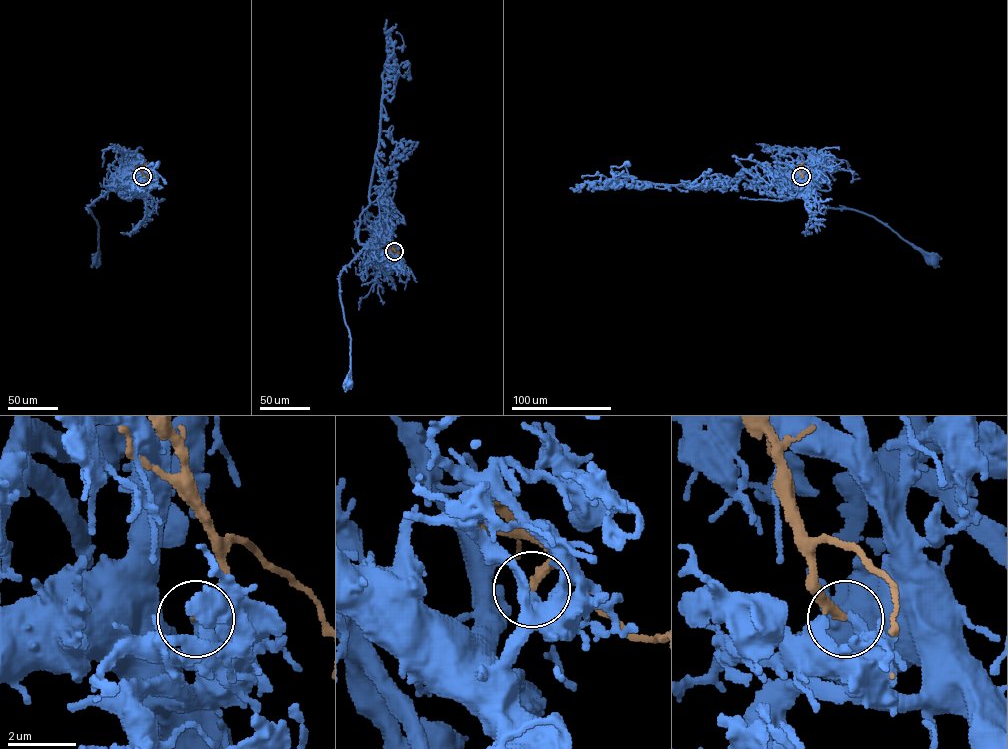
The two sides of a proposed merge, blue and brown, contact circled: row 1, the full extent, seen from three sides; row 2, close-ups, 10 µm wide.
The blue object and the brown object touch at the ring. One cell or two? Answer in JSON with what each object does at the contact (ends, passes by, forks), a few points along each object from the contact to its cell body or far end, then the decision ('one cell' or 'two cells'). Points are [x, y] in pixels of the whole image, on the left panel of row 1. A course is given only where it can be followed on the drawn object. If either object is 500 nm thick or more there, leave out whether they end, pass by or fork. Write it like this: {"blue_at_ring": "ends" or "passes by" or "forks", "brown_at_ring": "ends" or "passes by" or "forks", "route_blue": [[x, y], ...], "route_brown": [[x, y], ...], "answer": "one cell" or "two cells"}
{"blue_at_ring": "ends", "brown_at_ring": "ends", "route_blue": [[142, 176], [108, 190], [87, 208], [98, 227], [96, 259]], "route_brown": [[142, 176], [141, 166], [146, 163]], "answer": "two cells"}

